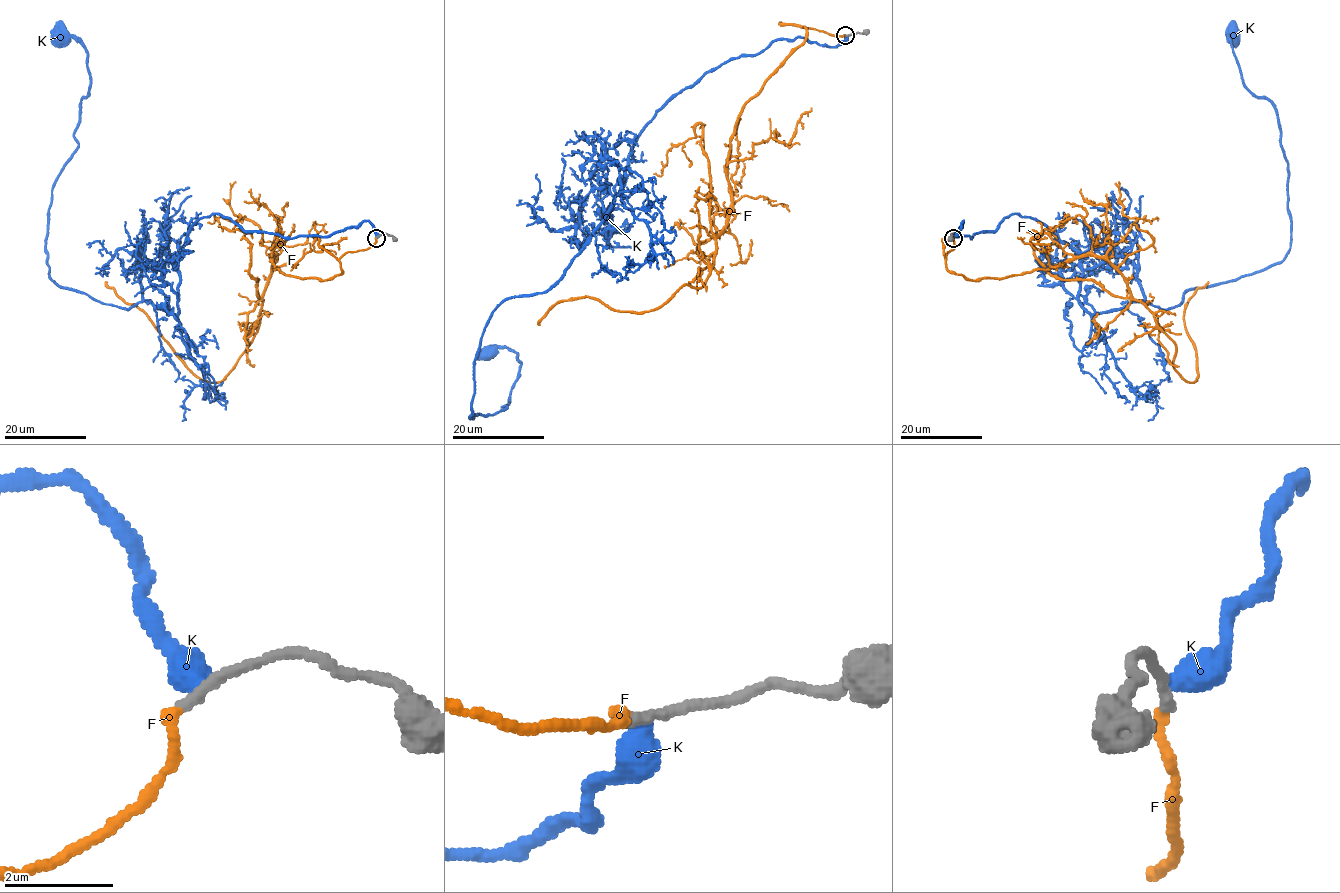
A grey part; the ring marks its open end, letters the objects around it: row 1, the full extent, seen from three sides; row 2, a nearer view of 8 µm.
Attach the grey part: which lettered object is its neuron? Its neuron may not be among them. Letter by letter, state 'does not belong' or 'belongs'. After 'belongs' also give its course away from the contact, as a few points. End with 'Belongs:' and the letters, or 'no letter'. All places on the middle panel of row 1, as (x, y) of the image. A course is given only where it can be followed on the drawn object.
F: belongs; it runs (846, 35), (803, 27), (746, 103), (700, 288), (641, 312), (559, 301), (538, 324)
K: does not belong
Belongs: F

